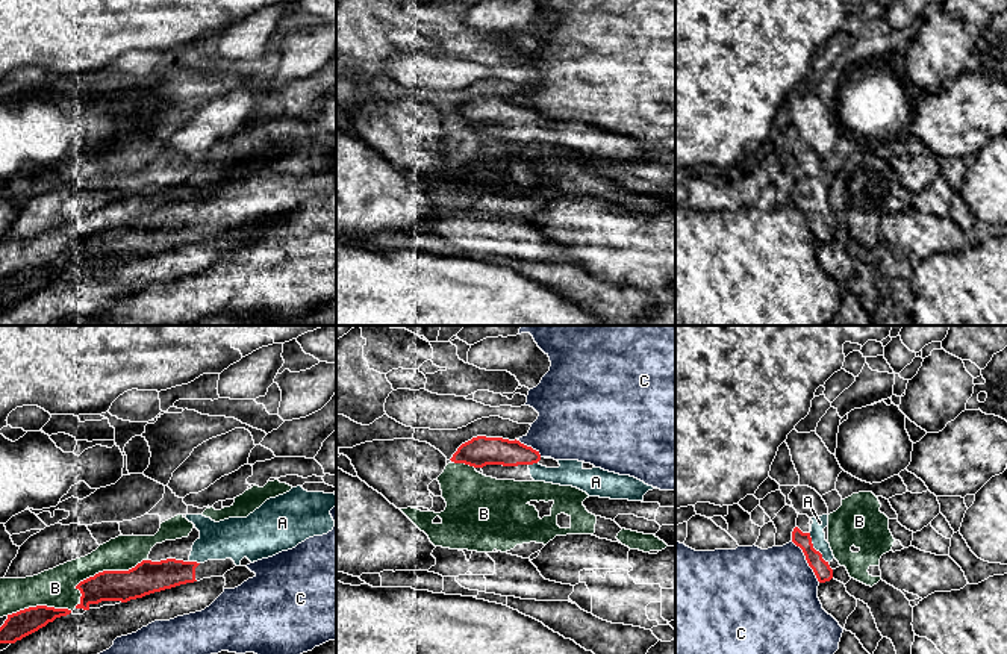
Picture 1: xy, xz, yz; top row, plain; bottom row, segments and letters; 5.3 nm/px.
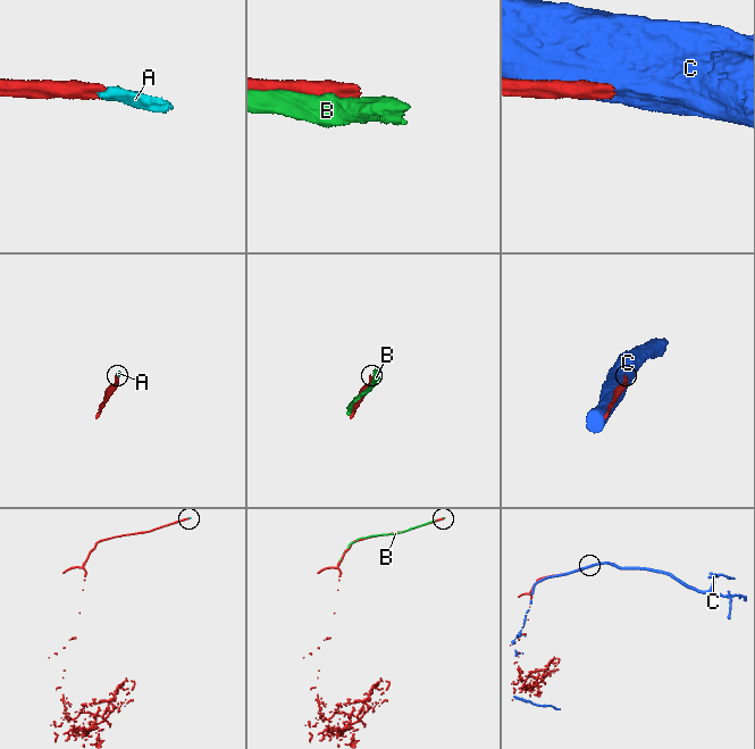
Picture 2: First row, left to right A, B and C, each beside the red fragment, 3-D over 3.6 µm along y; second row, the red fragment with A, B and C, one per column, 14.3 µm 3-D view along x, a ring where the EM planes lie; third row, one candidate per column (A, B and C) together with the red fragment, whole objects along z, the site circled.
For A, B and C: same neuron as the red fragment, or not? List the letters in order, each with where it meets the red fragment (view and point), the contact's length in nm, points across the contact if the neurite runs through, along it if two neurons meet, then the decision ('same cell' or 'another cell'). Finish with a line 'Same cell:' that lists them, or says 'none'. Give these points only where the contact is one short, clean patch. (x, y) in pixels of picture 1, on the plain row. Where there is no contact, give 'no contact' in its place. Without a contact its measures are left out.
A: yz (813, 209) | 190 nm | across yz (821, 229), (813, 209), (819, 183) | same cell
B: xy (100, 233) | 460 nm | another cell
C: yz (807, 223) | 260 nm | another cell
Same cell: A

